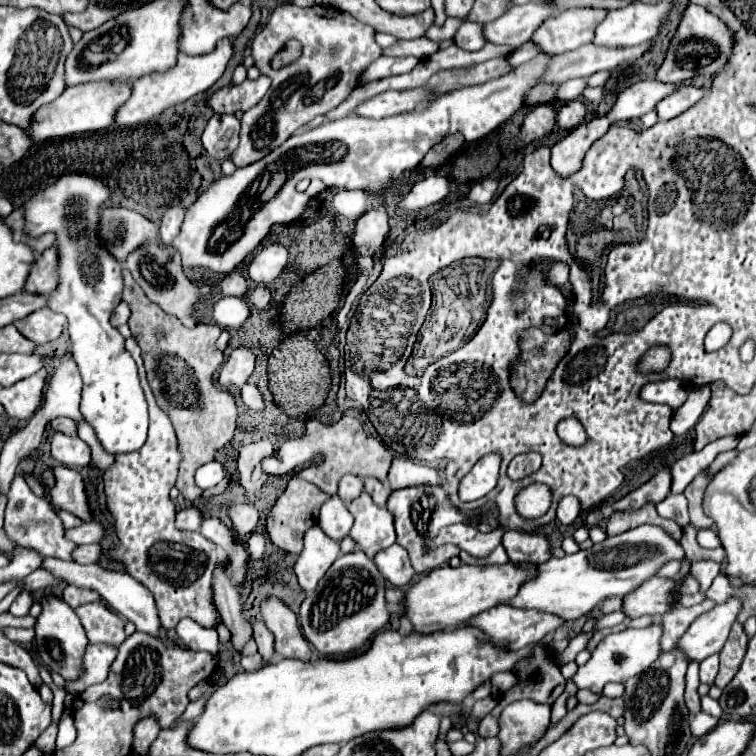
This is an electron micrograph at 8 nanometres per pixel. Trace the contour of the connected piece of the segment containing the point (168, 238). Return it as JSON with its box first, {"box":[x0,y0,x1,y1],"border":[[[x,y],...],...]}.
{"box":[160,206,184,244],"border":[[[170,206],[164,214],[162,214],[162,222],[160,222],[160,236],[164,240],[164,244],[170,244],[174,240],[174,236],[180,232],[180,224],[184,220],[184,206]]]}

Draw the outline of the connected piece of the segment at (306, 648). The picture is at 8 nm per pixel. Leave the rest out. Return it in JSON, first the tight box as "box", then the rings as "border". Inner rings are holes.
{"box":[262,600,312,662],"border":[[[264,600],[262,620],[276,638],[276,654],[280,658],[298,658],[304,662],[312,660],[312,650],[308,640],[304,640],[304,634],[300,632],[298,618],[282,600]]]}

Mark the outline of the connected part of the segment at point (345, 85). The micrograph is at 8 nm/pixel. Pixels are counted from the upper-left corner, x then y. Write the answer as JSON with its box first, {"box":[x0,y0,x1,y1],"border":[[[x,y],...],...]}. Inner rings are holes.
{"box":[230,6,380,166],"border":[[[278,6],[266,26],[252,40],[252,58],[260,74],[266,74],[272,80],[266,96],[242,116],[240,144],[232,152],[230,160],[236,166],[252,164],[252,160],[264,158],[272,148],[284,144],[298,128],[306,126],[314,116],[320,116],[328,110],[334,110],[348,94],[358,86],[356,76],[380,58],[380,46],[374,42],[374,28],[368,28],[348,12],[340,12],[328,6]],[[288,40],[298,40],[302,54],[292,64],[274,70],[270,60],[278,54]]]}

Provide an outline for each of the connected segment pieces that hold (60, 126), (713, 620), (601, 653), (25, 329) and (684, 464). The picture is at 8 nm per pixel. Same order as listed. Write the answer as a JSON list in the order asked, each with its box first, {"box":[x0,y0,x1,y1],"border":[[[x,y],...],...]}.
[{"box":[26,84,130,140],"border":[[[80,84],[74,88],[66,88],[54,102],[44,104],[32,114],[30,128],[26,134],[36,140],[48,140],[48,138],[58,138],[58,136],[70,136],[78,132],[94,132],[108,128],[114,122],[116,108],[128,98],[130,84]]]},{"box":[676,598,740,662],"border":[[[730,598],[726,604],[718,604],[710,612],[698,616],[676,642],[676,648],[686,656],[688,662],[702,662],[704,658],[718,654],[740,608],[740,600]]]},{"box":[572,622,662,694],"border":[[[656,622],[648,628],[626,628],[624,632],[606,636],[598,648],[592,652],[592,658],[578,668],[576,676],[572,678],[578,688],[592,690],[594,694],[602,694],[602,688],[608,682],[626,682],[628,678],[644,672],[660,654],[660,634],[662,626]]]},{"box":[14,308,66,344],"border":[[[40,308],[34,310],[32,314],[20,318],[14,322],[14,326],[30,340],[44,344],[50,340],[56,340],[66,324],[66,316],[52,312],[50,308]]]},{"box":[670,436,740,494],"border":[[[740,436],[720,438],[720,440],[704,446],[700,452],[692,452],[692,454],[678,458],[670,468],[670,474],[672,474],[670,494],[684,492],[684,488],[694,480],[694,476],[698,476],[702,470],[706,470],[712,464],[716,454],[726,452],[726,450],[734,450],[738,446],[738,442],[740,442]]]}]

